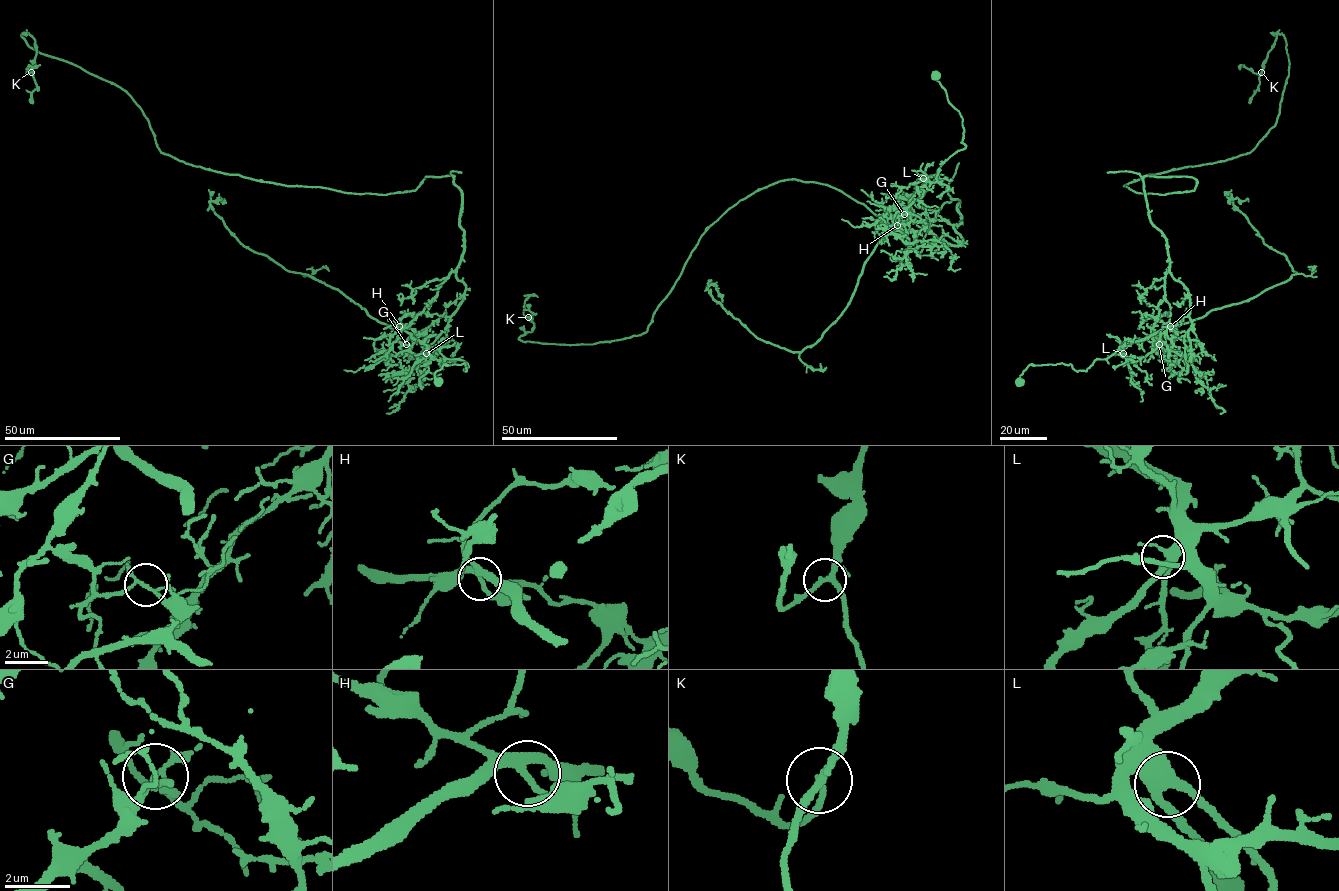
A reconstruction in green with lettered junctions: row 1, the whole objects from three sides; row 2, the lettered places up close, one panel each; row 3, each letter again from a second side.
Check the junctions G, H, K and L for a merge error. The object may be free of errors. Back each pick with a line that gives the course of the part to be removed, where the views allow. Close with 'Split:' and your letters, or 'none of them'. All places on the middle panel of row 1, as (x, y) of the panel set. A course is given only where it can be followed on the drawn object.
G: course (904, 214), (842, 314), (800, 352), (756, 338), (713, 298), (712, 284), (717, 304)
Split: G

